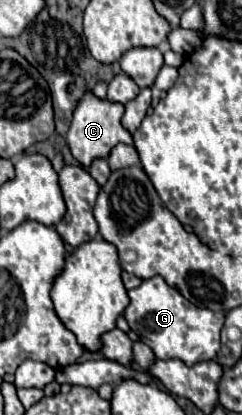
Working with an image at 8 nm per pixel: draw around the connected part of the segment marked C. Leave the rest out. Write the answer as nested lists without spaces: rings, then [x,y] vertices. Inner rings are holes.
[[[93,92],[83,94],[83,98],[75,106],[73,120],[71,120],[71,126],[69,126],[69,132],[67,132],[67,144],[71,148],[71,154],[77,158],[77,162],[81,166],[89,168],[93,158],[107,158],[107,154],[111,152],[111,148],[117,142],[133,144],[131,134],[121,126],[123,110],[125,108],[119,102],[109,102],[109,100],[97,98]]]

